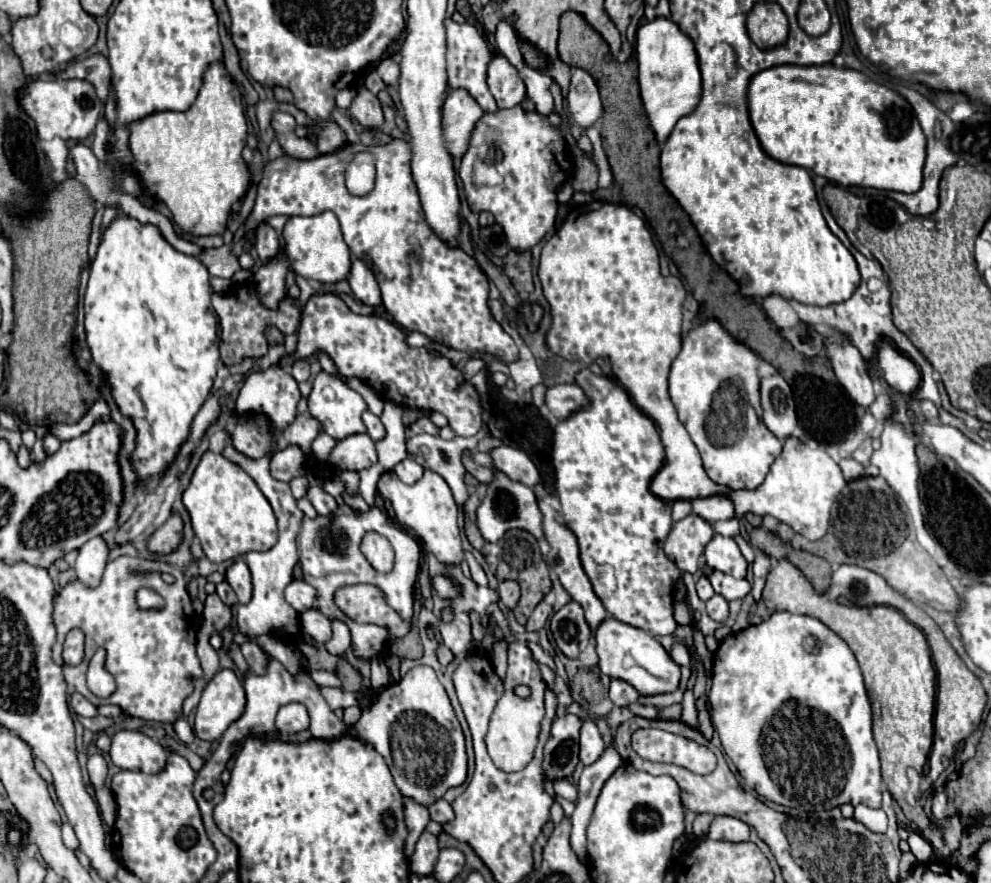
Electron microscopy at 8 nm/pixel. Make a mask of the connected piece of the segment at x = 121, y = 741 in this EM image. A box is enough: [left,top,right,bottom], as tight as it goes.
[110,729,168,773]

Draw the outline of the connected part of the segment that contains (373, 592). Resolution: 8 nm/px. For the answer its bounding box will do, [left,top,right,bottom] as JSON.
[336,584,410,643]

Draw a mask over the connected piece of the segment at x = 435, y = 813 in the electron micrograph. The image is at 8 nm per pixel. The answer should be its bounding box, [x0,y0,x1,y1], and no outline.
[428,799,454,825]

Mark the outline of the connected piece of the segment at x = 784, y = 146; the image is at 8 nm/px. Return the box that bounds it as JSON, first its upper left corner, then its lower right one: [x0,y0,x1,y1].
[748,63,926,193]

